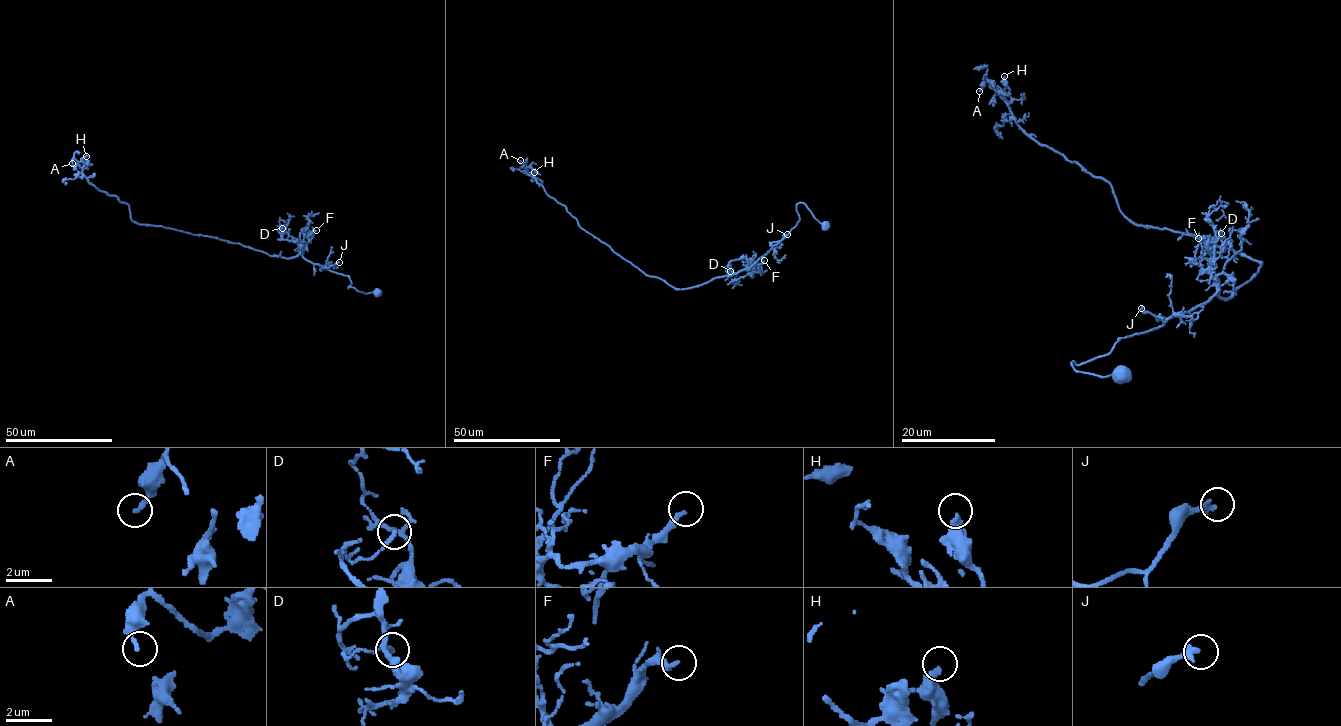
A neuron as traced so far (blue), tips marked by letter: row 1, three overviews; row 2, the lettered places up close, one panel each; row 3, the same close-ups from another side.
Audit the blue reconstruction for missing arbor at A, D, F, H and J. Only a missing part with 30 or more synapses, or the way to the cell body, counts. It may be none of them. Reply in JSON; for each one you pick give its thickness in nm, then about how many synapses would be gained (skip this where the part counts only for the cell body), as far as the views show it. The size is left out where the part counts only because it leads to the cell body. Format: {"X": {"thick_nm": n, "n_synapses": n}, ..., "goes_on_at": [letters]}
{"goes_on_at": []}

